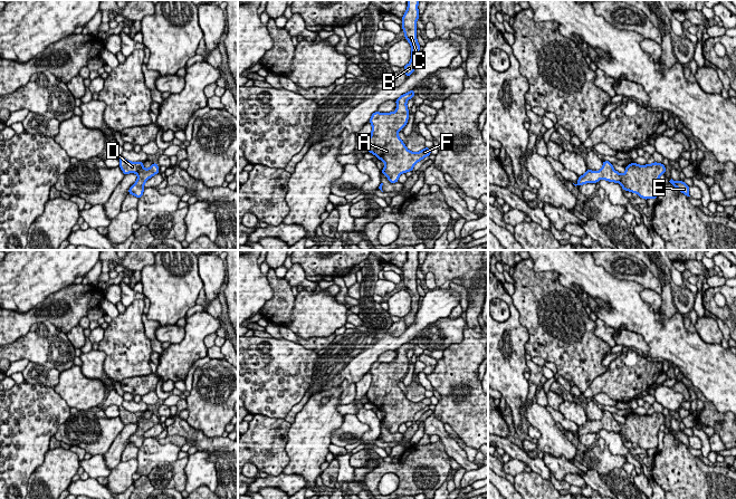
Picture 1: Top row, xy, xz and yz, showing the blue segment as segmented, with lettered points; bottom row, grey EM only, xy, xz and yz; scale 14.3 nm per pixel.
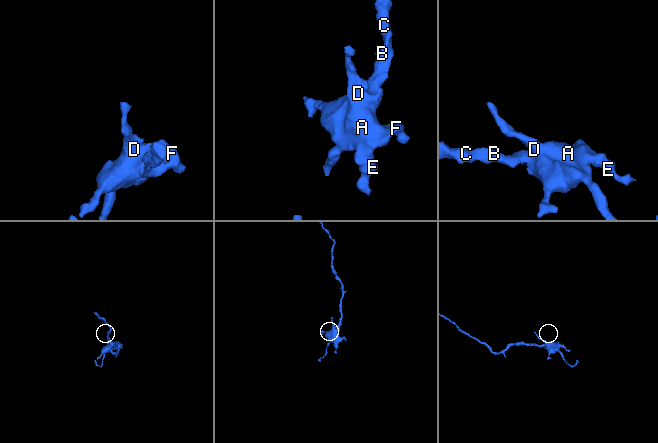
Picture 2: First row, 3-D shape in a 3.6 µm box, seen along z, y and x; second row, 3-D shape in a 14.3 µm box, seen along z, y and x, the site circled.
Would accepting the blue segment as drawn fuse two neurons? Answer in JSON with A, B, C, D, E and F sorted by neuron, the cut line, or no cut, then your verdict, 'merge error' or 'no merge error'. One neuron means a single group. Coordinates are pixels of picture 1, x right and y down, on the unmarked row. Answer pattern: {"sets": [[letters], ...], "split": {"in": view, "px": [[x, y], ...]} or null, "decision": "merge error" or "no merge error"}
{"sets": [["A", "B", "C", "D", "E", "F"]], "split": null, "decision": "no merge error"}

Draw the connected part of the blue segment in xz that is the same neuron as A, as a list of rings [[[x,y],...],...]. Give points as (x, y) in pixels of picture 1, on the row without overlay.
[[[414,339],[401,345],[394,351],[396,353],[395,362],[375,362],[369,371],[372,382],[366,394],[367,401],[385,413],[381,423],[389,429],[390,433],[396,433],[402,423],[412,422],[419,411],[431,404],[429,397],[420,402],[409,401],[398,385],[409,370],[407,352],[414,345]]]

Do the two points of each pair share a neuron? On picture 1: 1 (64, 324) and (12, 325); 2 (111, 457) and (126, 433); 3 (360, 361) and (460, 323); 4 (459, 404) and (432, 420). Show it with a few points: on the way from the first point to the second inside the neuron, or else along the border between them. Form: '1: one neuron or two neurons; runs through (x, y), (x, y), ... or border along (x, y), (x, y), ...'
1: one neuron; runs through (51, 317), (30, 317), (25, 320)
2: one neuron; runs through (115, 451), (122, 439)
3: two neurons; border along (433, 322), (429, 323), (414, 339)
4: two neurons; border along (433, 412), (443, 423)

